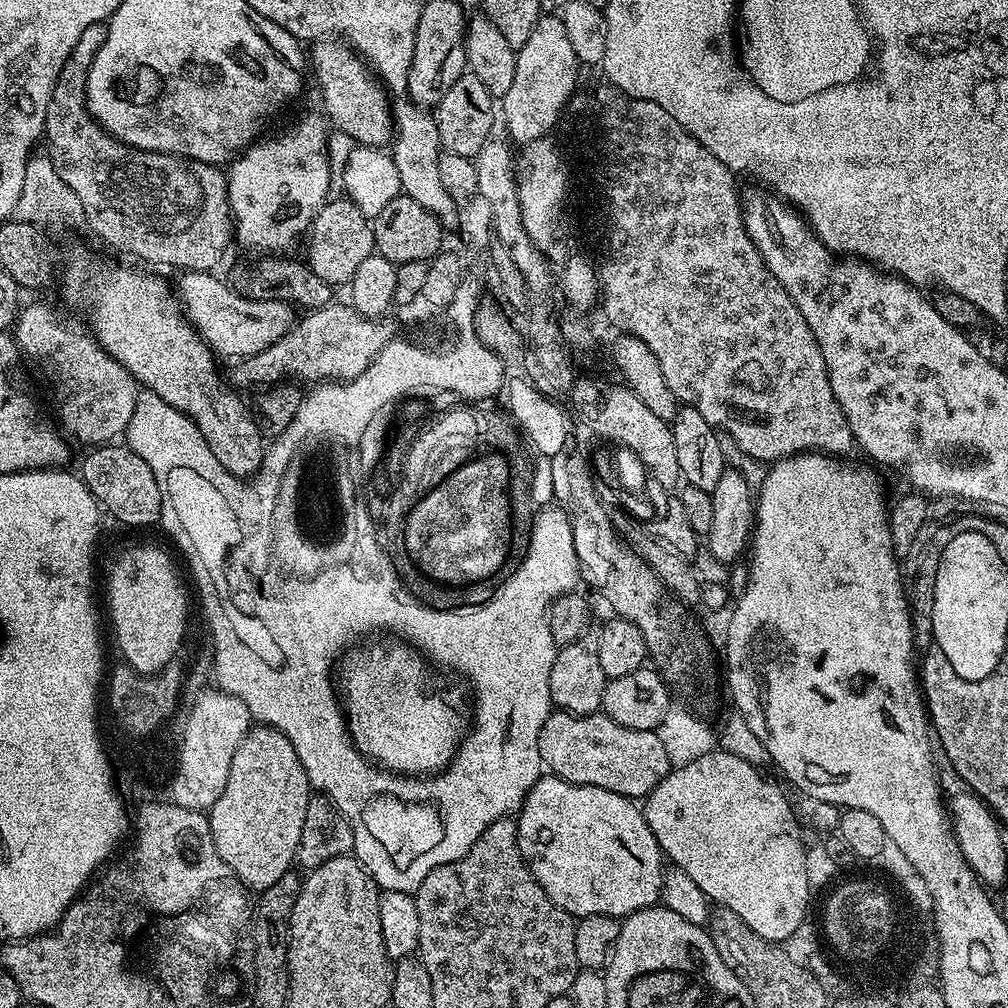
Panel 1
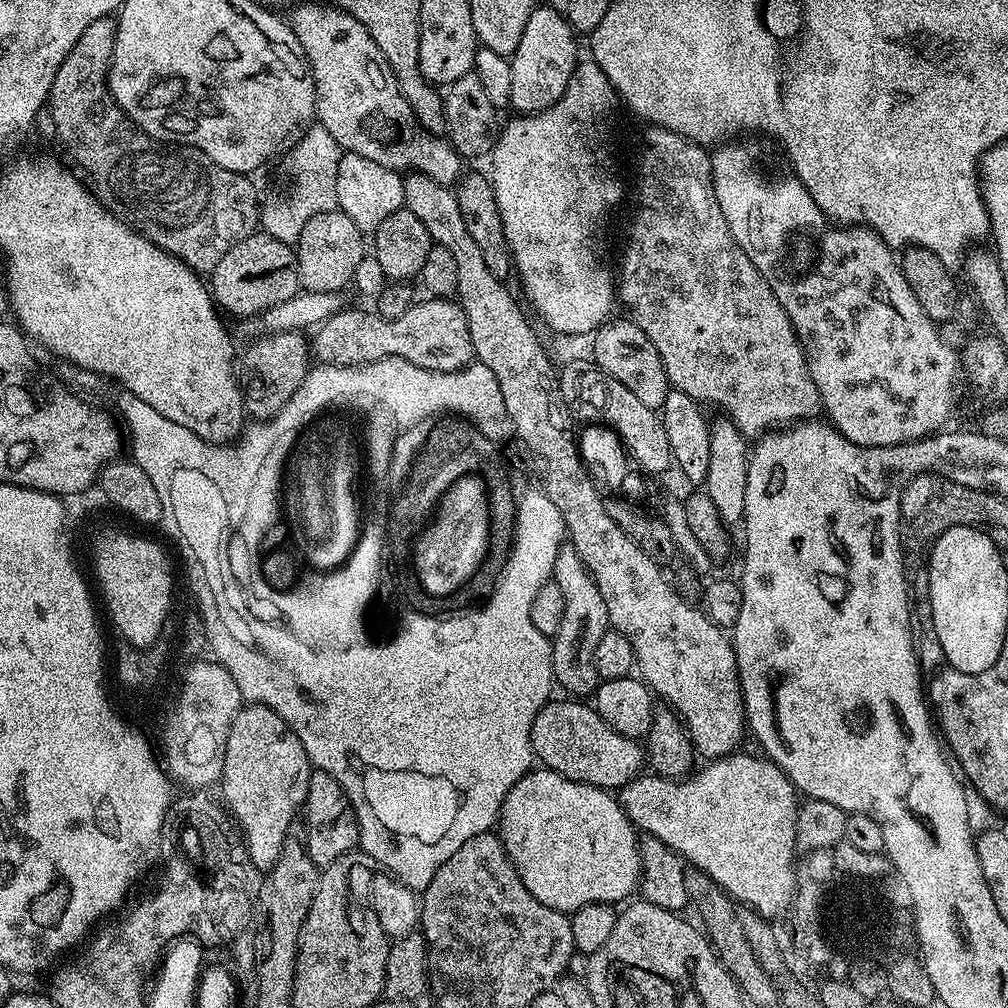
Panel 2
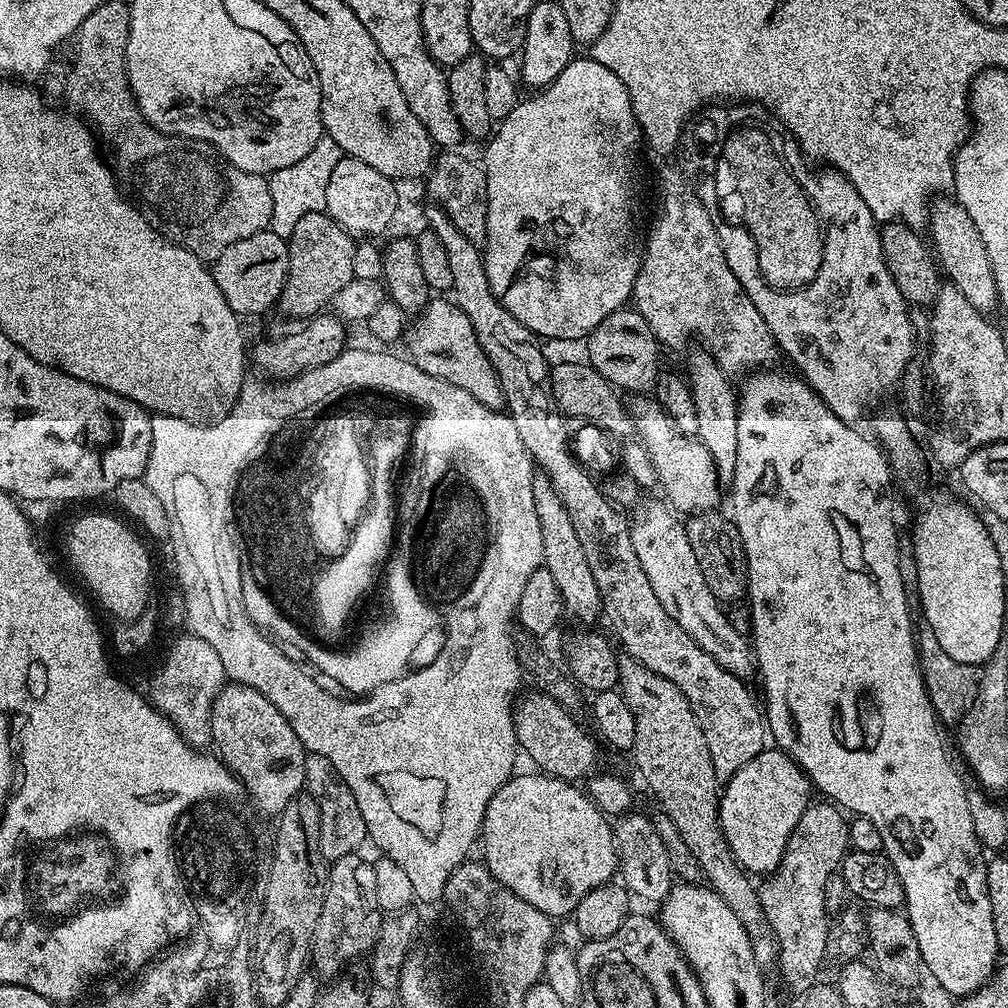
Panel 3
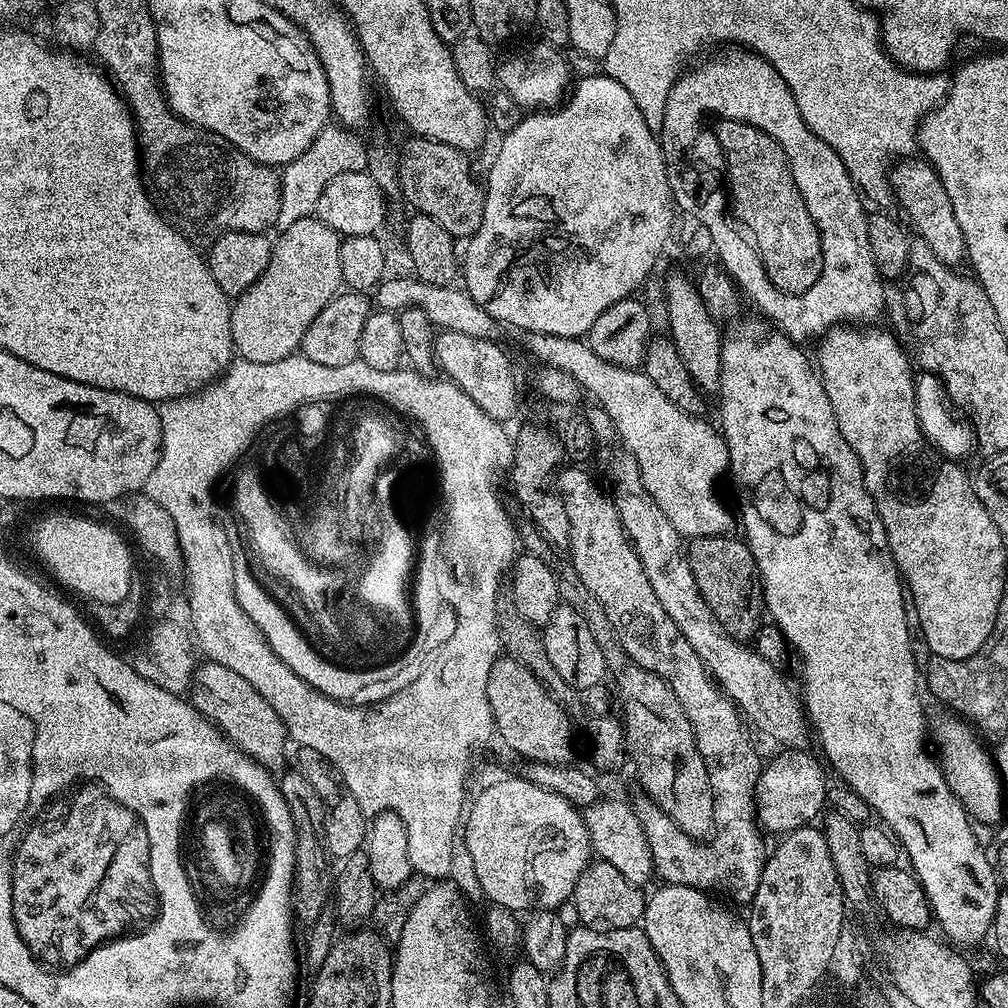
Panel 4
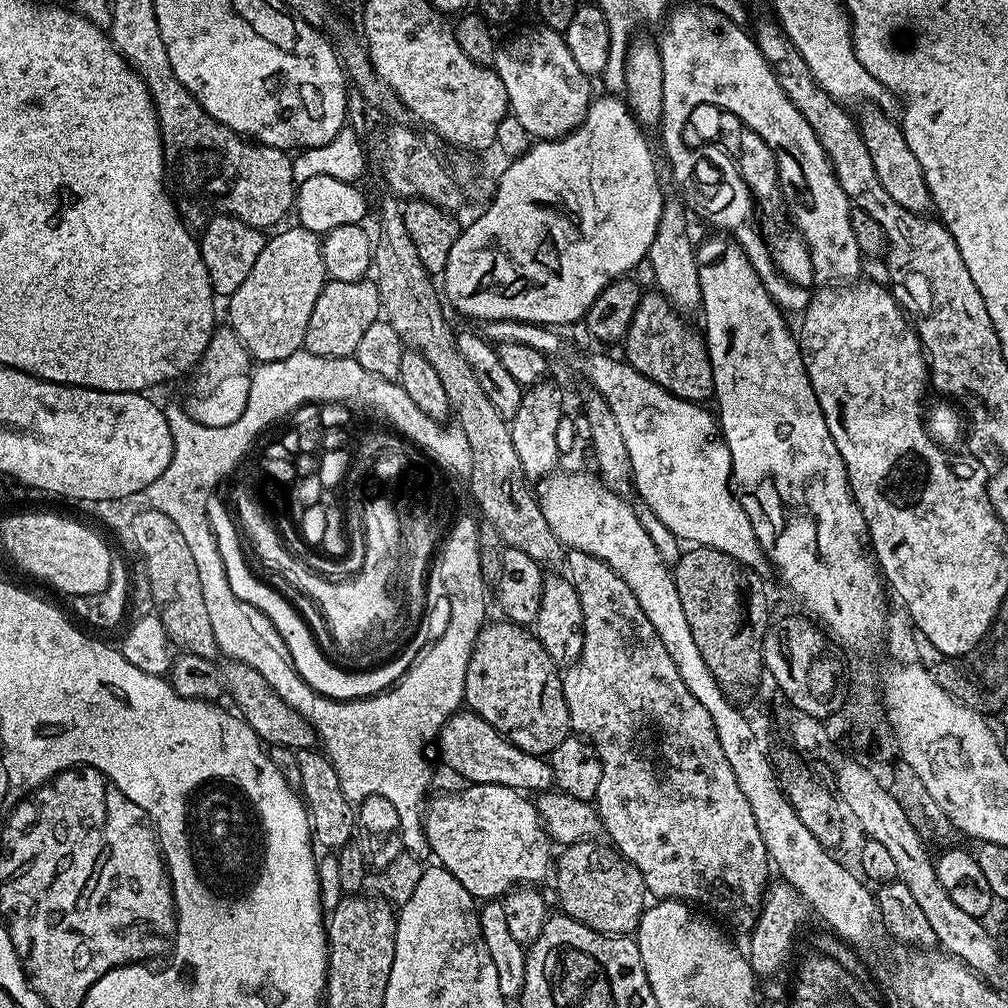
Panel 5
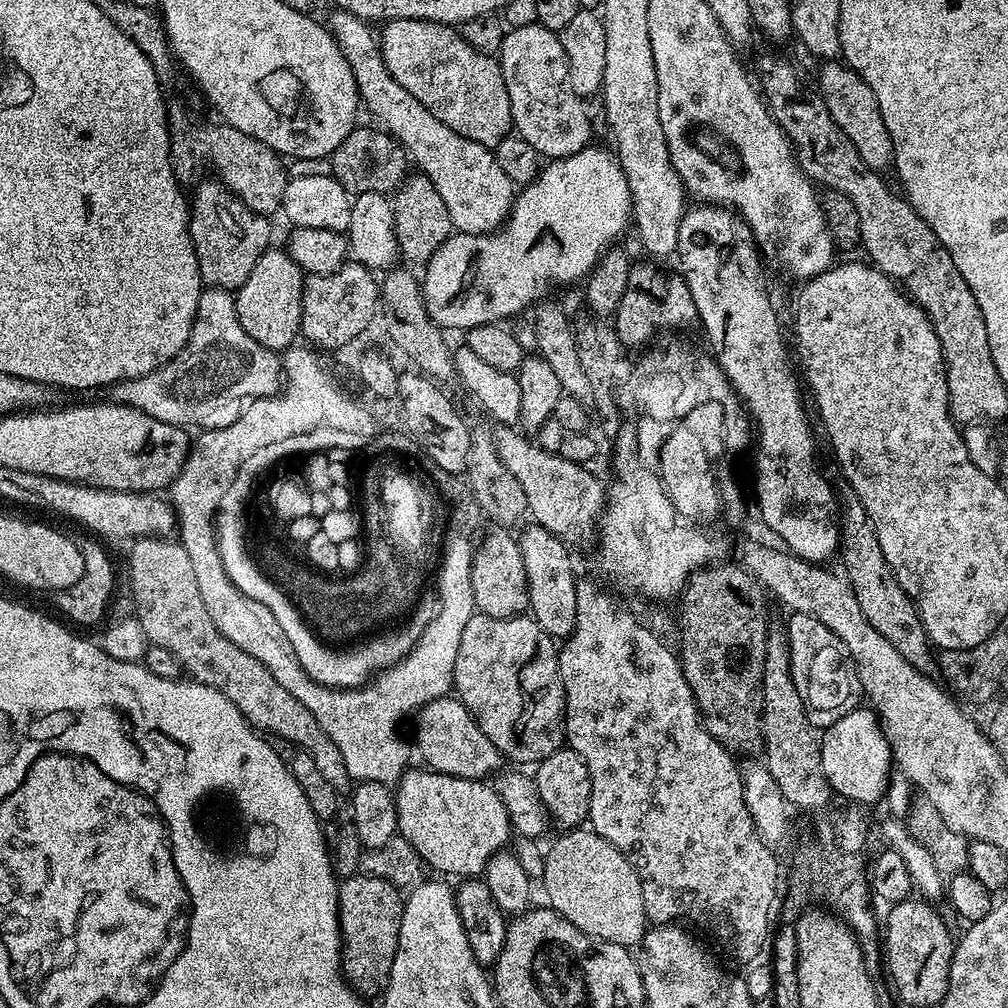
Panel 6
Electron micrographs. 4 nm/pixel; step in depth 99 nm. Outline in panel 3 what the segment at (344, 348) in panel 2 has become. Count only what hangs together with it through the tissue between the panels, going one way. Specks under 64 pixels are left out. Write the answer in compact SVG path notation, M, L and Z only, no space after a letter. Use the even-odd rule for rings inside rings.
M432 298L421 312L407 325L403 334L403 343L408 343L407 355L413 364L418 366L426 374L438 378L442 382L450 382L450 386L458 386L458 390L466 390L466 394L474 394L478 402L482 402L487 408L500 410L504 408L504 395L498 374L486 358L482 346L478 342L478 334L474 334L474 326L470 326L470 318L460 309L455 302L448 298Z

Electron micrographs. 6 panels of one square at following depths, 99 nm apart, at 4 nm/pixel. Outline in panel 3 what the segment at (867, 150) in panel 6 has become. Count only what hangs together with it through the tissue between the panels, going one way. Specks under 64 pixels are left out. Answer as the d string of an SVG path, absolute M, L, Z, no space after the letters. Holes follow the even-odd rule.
M954 198L933 199L928 213L926 232L947 283L957 288L966 298L966 302L974 306L974 310L985 314L992 314L992 311L995 313L1000 298L998 282L994 280L994 266L990 266L990 254L986 254L982 234L978 234L978 226L974 226L970 214L966 214L964 207Z

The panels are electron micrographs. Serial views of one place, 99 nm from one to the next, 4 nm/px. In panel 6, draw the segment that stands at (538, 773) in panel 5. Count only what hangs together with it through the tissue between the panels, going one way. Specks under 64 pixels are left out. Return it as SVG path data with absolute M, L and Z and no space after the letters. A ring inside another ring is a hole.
M452 694L437 696L428 704L423 704L419 712L415 713L416 720L416 744L414 740L414 748L420 751L420 756L425 765L431 771L441 772L447 776L454 778L462 778L463 780L484 780L493 774L499 773L502 768L502 757L500 751L494 746L494 742L490 742L490 738L486 738L486 734L482 734L482 730L478 726L478 722L470 714L470 710L466 710L466 706L459 698Z

